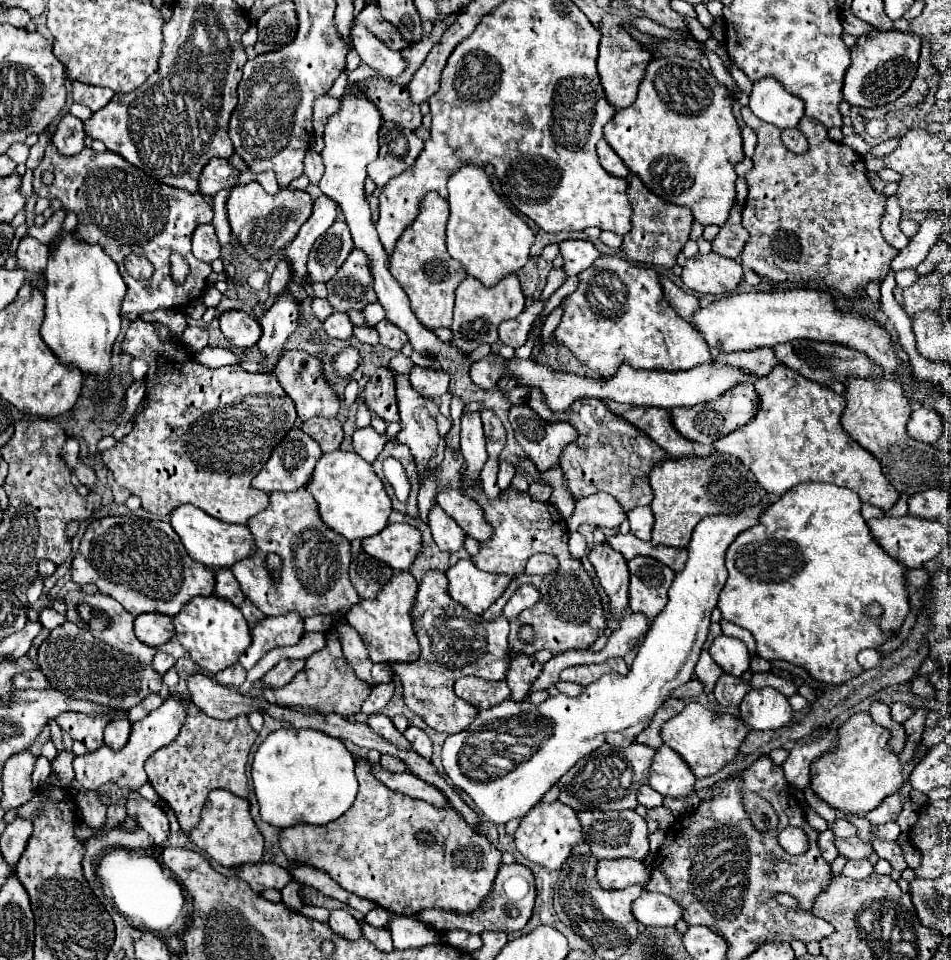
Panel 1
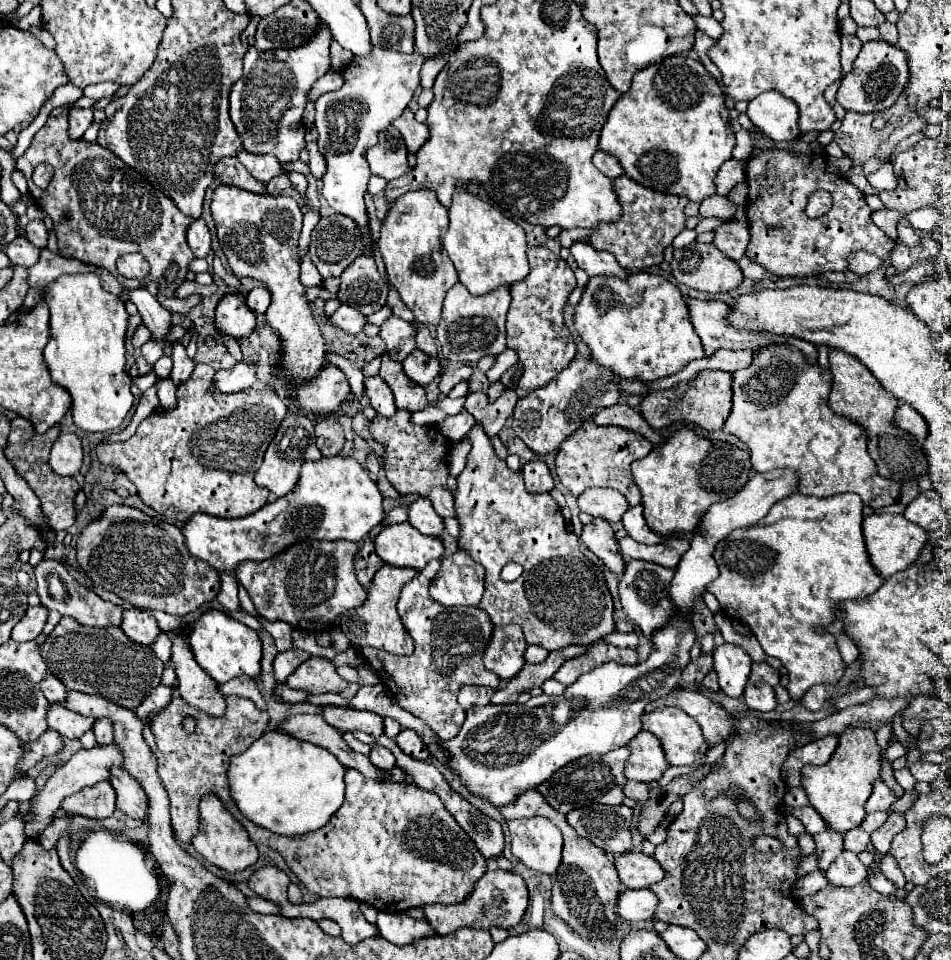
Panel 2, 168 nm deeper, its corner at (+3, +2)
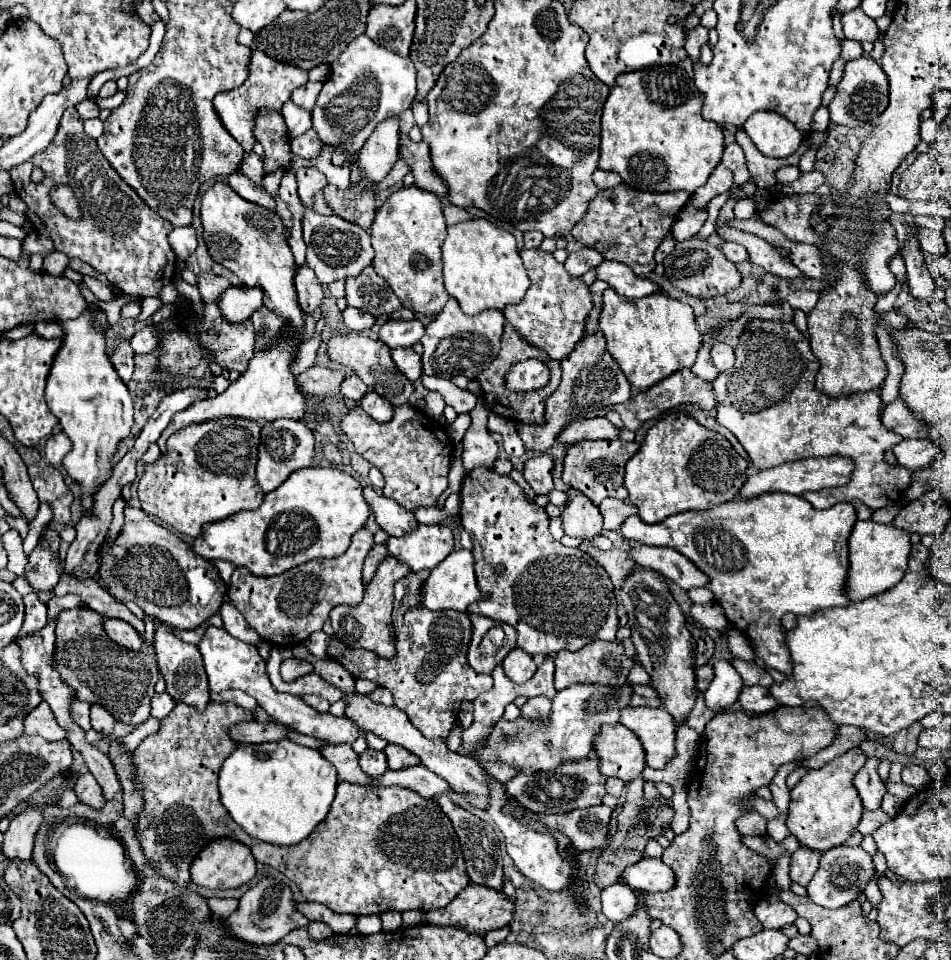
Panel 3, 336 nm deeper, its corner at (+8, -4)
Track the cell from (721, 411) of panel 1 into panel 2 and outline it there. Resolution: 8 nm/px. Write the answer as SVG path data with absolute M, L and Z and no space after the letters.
M701 371L699 375L695 375L691 383L677 383L671 389L645 395L645 399L639 405L639 413L643 415L643 419L647 419L647 423L655 429L679 421L679 423L695 423L707 431L717 431L725 423L729 411L731 411L731 373L725 371Z

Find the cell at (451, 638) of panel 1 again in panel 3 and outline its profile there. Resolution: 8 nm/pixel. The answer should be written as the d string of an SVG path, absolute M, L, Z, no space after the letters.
M430 571L410 573L394 585L394 633L396 633L396 657L384 659L372 651L352 649L332 637L328 653L340 661L356 679L370 679L394 695L394 705L404 711L412 725L416 725L426 737L448 741L456 727L456 715L460 703L476 699L492 689L492 677L474 673L468 665L468 647L472 639L472 621L468 613L458 611L430 611L420 601L422 583Z

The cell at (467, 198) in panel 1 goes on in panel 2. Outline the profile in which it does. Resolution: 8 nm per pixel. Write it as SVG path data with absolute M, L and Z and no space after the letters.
M457 189L453 205L449 207L449 219L451 225L443 237L443 249L453 261L459 281L471 295L485 295L497 287L511 287L529 275L525 231L501 211L469 195L465 189Z

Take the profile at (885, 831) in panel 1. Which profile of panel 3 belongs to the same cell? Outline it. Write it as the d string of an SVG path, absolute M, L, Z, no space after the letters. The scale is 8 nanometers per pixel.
M878 809L878 811L864 811L864 817L862 817L860 825L858 825L858 831L860 831L862 835L870 835L870 833L874 833L880 825L884 825L886 821L890 821L890 817L888 817L882 809Z

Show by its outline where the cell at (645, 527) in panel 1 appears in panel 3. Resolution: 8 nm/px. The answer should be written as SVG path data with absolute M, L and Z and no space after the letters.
M768 493L768 495L756 497L754 501L730 501L726 505L718 505L718 507L706 509L702 513L678 513L674 517L668 517L666 521L660 521L658 525L646 525L646 523L642 523L642 519L638 515L634 515L634 517L628 517L622 523L620 533L628 541L640 541L644 545L654 545L654 547L672 547L672 549L680 551L684 557L688 557L708 577L706 589L710 589L714 593L714 601L724 609L726 619L752 641L754 651L756 651L756 657L760 657L768 667L772 667L772 669L776 669L776 671L780 671L784 675L790 675L792 669L794 669L794 665L792 665L790 649L786 645L786 629L782 627L782 617L786 613L794 613L798 617L802 617L802 615L814 615L818 609L828 609L828 607L838 607L838 605L840 607L846 607L846 605L852 603L852 599L846 593L846 579L848 579L848 537L852 533L854 523L856 523L856 509L850 503L838 503L834 507L830 507L830 509L814 509L806 499L802 499L798 495Z

